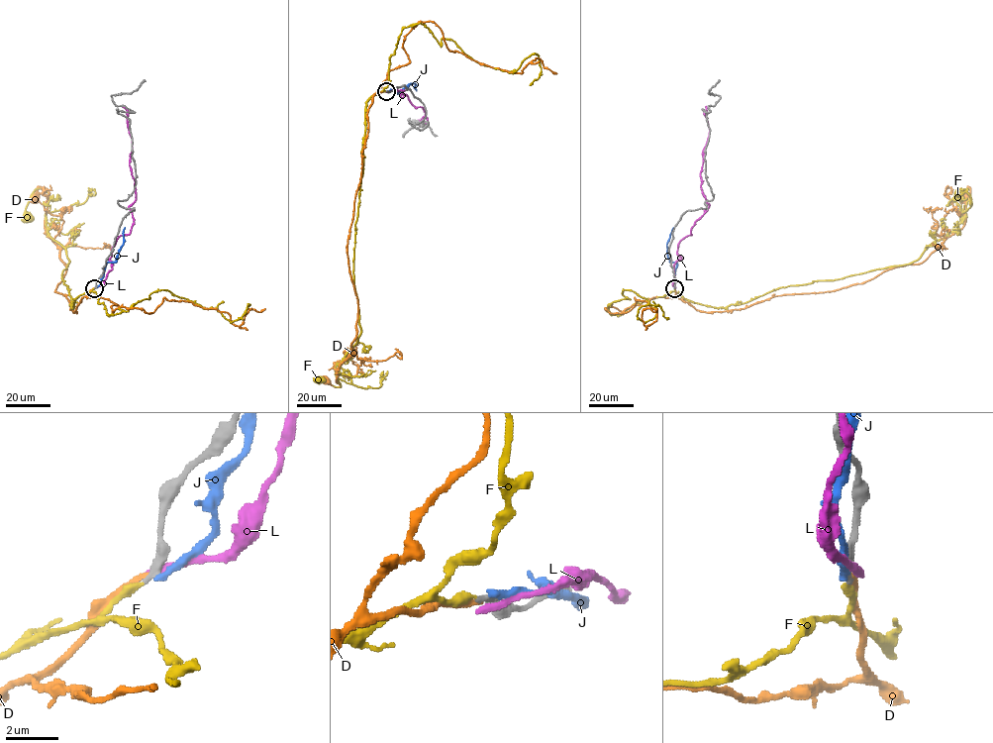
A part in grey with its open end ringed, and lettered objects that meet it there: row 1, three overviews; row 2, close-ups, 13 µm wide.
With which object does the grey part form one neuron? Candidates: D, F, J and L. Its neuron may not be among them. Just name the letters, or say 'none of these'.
F

